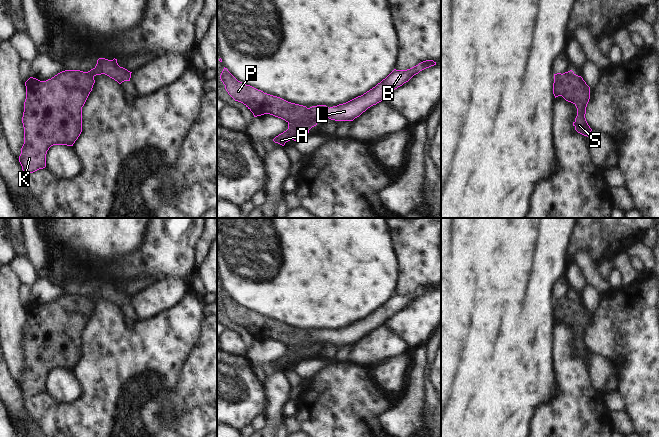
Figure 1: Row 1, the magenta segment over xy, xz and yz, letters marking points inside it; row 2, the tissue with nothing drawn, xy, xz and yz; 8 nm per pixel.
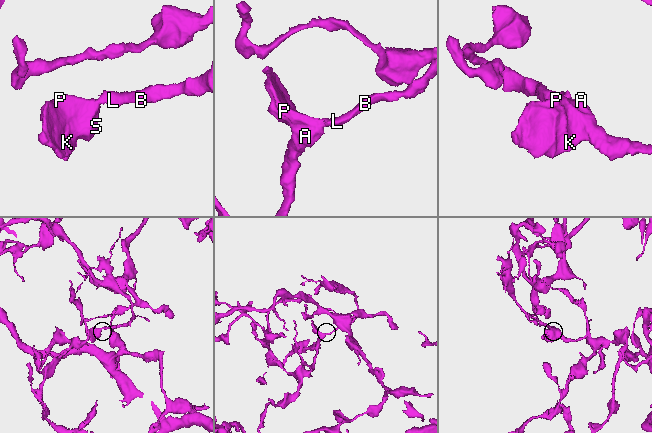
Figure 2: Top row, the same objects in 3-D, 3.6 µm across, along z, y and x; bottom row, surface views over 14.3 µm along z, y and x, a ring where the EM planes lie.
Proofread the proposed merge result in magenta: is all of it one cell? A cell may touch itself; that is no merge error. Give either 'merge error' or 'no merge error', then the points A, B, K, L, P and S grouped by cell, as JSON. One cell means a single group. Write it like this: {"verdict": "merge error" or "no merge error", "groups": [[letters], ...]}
{"verdict": "merge error", "groups": [["A", "K", "P", "S"], ["B", "L"]]}

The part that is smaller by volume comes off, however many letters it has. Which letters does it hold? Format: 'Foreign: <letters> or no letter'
Foreign: B, L.

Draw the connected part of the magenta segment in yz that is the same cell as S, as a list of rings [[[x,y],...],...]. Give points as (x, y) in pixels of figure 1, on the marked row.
[[[572,70],[554,76],[553,94],[555,98],[562,96],[566,101],[576,106],[577,116],[573,126],[578,133],[588,137],[592,129],[586,121],[585,114],[590,99],[590,87],[583,78]]]

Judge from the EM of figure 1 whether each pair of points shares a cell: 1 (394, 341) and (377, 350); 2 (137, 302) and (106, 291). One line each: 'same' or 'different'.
1: same
2: different

